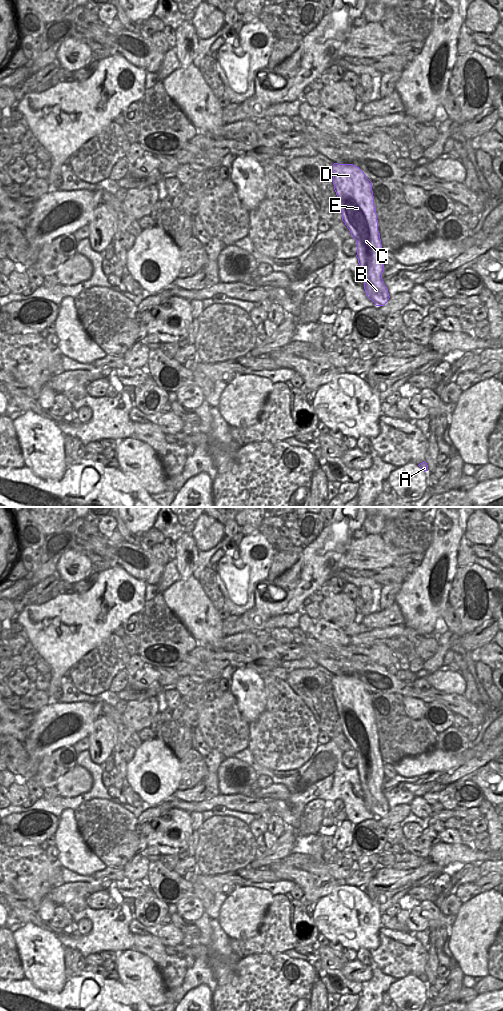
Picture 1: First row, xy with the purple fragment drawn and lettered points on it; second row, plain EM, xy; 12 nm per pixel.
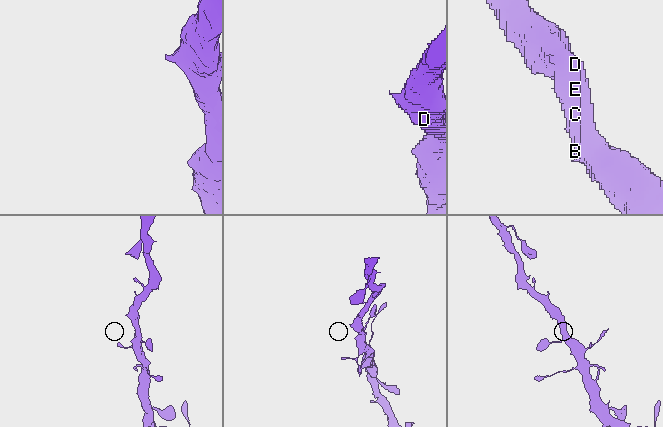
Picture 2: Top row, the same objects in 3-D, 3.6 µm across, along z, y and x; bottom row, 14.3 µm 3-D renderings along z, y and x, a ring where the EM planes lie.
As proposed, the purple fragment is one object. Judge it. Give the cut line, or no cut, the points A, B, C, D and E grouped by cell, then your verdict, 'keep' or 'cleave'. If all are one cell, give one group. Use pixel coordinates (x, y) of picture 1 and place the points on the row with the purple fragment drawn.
no cut | A B C D E | keep

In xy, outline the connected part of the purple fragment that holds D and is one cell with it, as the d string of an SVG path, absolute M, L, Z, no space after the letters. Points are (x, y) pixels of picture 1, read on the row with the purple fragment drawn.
M334 163L330 169L342 221L357 243L356 257L365 293L376 306L384 306L390 296L382 279L384 250L378 231L372 182L353 164Z

